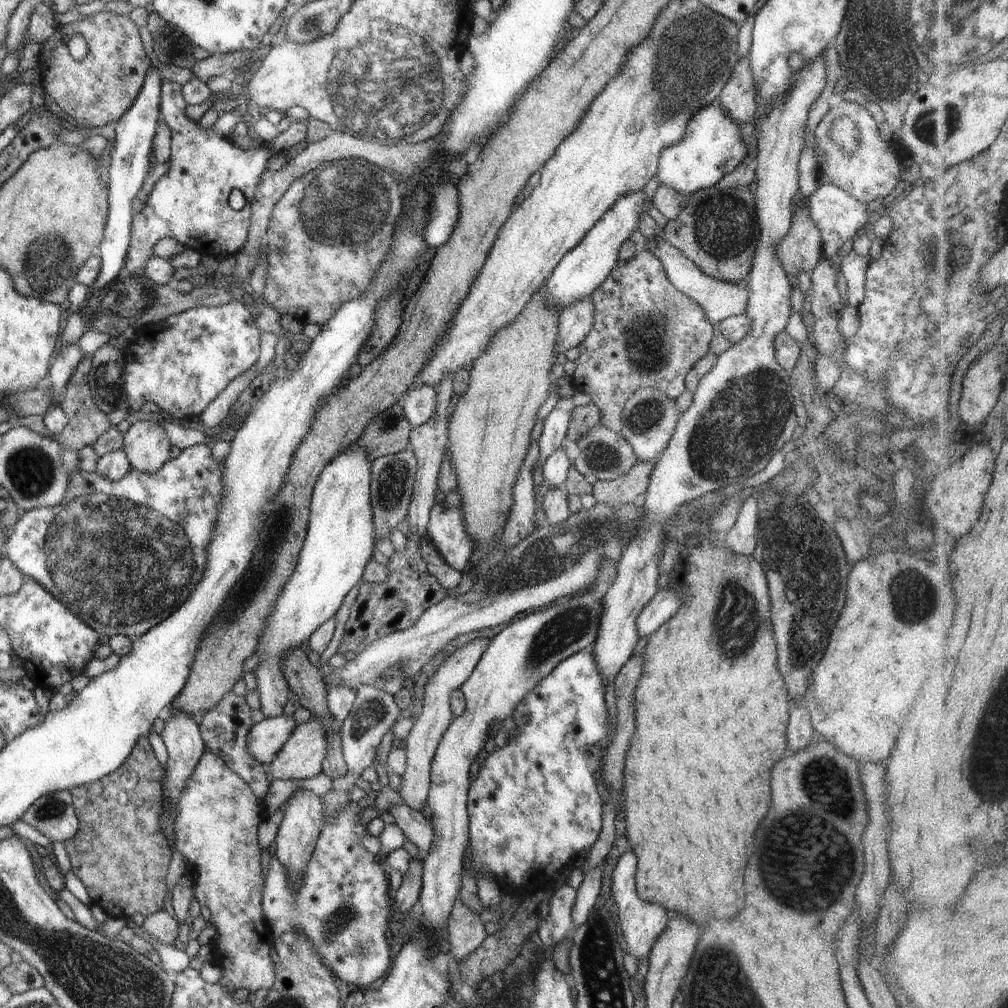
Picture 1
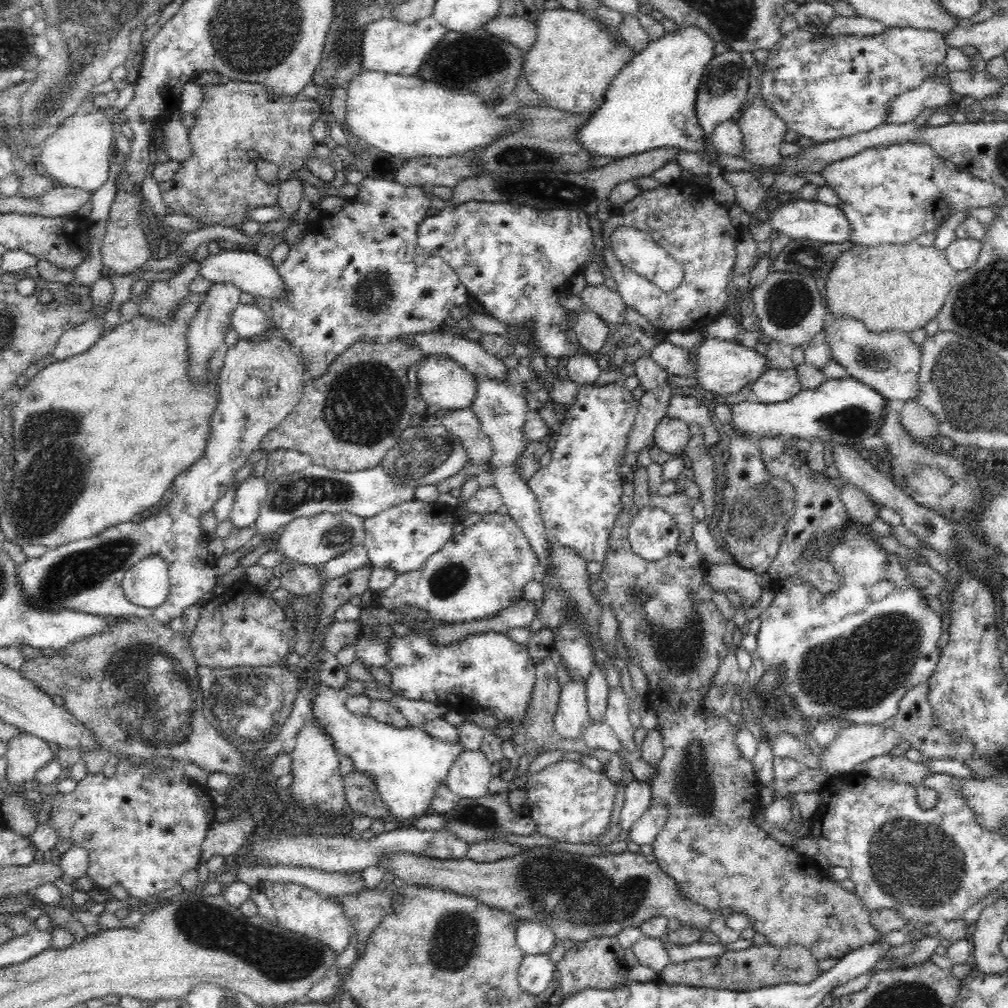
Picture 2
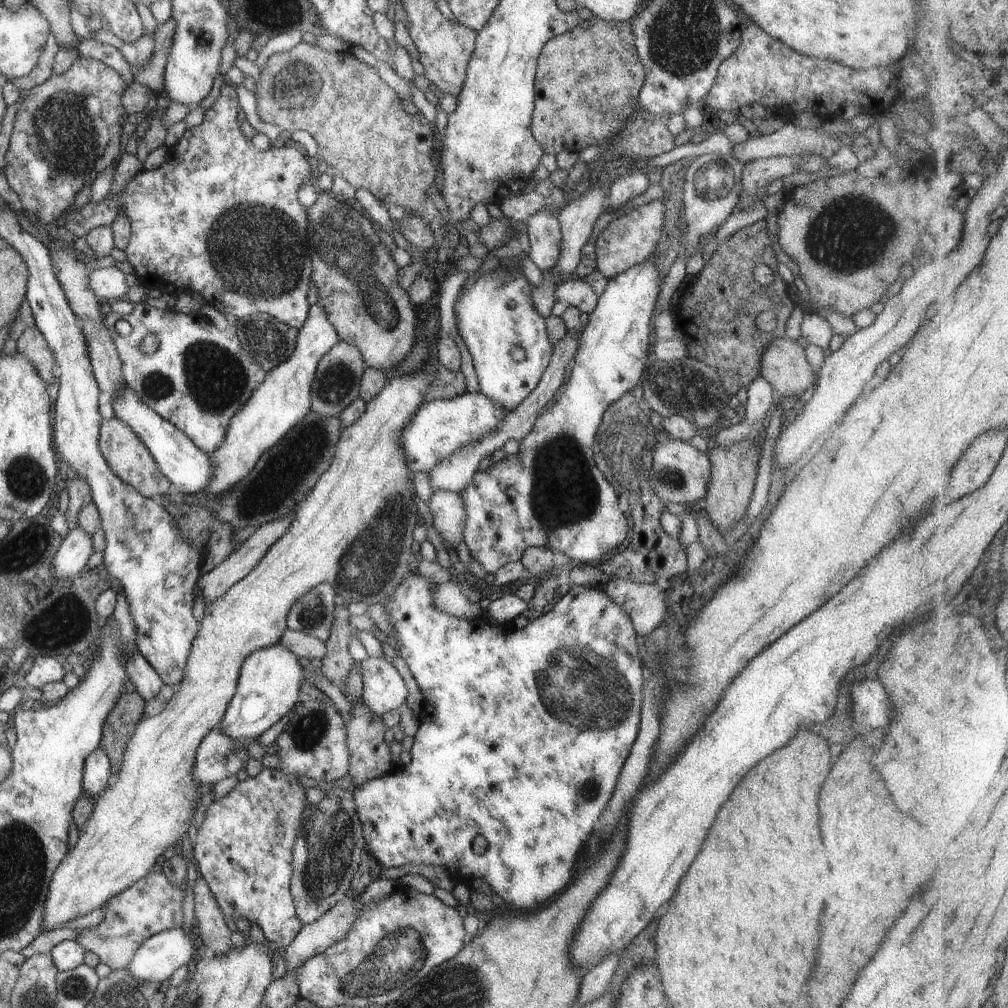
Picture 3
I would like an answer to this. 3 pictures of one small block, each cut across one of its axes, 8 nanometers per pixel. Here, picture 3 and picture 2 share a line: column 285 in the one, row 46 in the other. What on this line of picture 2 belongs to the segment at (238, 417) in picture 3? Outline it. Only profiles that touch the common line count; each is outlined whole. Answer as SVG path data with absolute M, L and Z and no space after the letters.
M390 15L368 22L364 26L364 39L360 41L360 63L362 70L376 70L388 74L412 76L418 74L428 52L448 34L448 31L433 16L427 16L413 23L405 23Z

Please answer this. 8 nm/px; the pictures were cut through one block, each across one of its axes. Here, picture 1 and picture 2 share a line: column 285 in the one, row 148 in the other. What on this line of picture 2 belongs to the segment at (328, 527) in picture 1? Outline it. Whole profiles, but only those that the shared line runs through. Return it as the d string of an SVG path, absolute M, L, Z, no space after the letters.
M688 25L688 26L686 26L686 28L679 27L678 30L676 30L676 32L674 32L674 34L666 33L664 36L662 36L662 38L660 38L656 41L650 41L648 43L648 46L642 52L639 52L638 54L636 54L636 56L634 56L634 58L632 58L630 62L627 62L620 69L620 72L618 72L618 74L616 74L616 76L614 78L612 78L612 82L610 82L610 86L608 86L608 90L606 90L606 92L604 92L604 102L603 102L602 106L600 106L600 108L598 108L598 110L594 111L594 114L592 114L591 119L586 121L586 124L584 124L584 126L582 126L582 128L580 128L580 130L578 130L578 132L576 132L576 135L578 135L578 140L576 140L576 141L578 141L578 143L580 143L580 145L582 145L582 147L584 147L584 149L588 149L588 153L592 153L592 156L595 156L595 155L596 156L612 156L617 159L640 154L640 153L643 153L646 151L654 150L656 148L664 148L664 146L666 146L666 147L671 146L672 148L677 148L678 150L686 150L686 152L698 152L698 154L700 154L700 156L703 156L703 158L705 158L705 160L709 162L710 166L712 164L714 164L715 166L719 167L718 157L717 157L718 154L714 154L711 157L710 157L710 155L706 155L706 149L704 149L704 148L710 147L710 146L704 146L704 140L706 140L706 137L704 137L704 129L702 129L702 127L700 126L700 123L698 122L698 119L696 119L696 111L695 111L696 90L698 90L698 84L700 84L700 78L702 78L702 74L704 74L704 70L706 70L706 67L708 66L708 62L710 62L712 60L712 57L714 57L714 47L715 47L714 41L712 41L708 37L708 34L704 30L697 28L696 25Z

